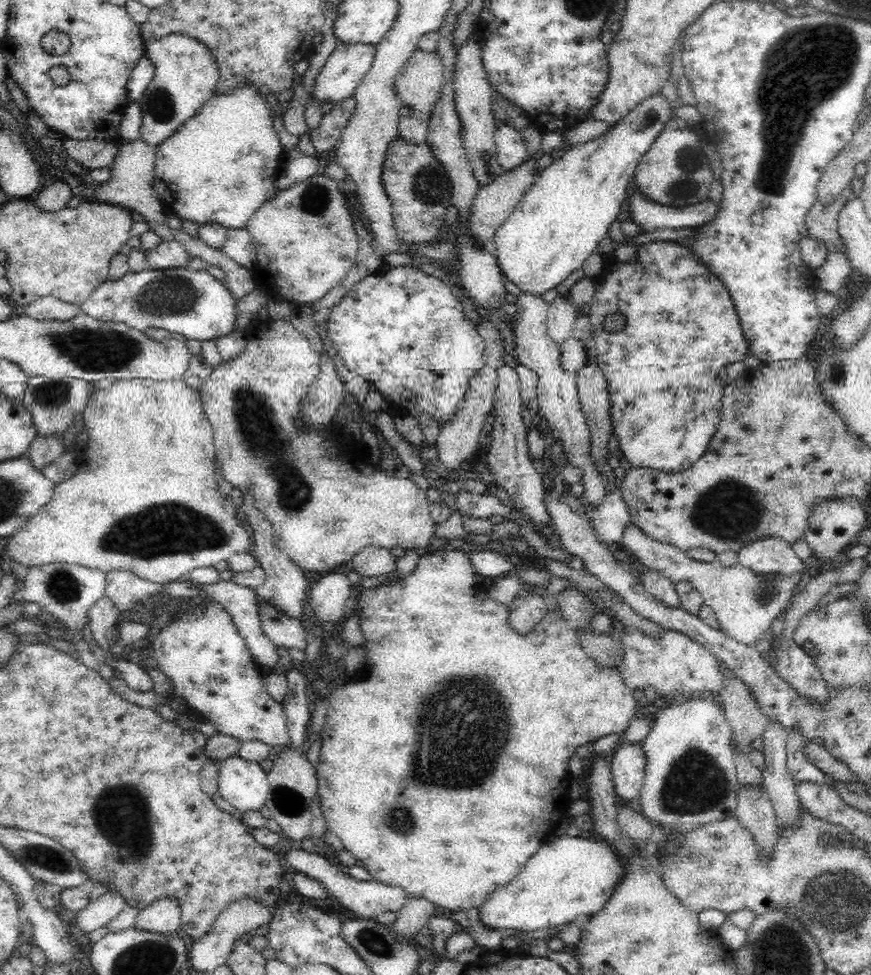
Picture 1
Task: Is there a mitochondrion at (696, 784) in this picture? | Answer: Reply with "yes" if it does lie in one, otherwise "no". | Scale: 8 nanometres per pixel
yes

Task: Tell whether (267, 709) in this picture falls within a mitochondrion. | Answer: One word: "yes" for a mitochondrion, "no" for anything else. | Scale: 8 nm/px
no

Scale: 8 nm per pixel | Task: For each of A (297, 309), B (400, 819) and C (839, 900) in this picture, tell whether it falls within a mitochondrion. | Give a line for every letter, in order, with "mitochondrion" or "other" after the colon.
A: other
B: mitochondrion
C: mitochondrion

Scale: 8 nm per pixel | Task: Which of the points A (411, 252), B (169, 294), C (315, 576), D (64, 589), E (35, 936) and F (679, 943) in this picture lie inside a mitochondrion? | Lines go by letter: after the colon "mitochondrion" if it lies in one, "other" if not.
A: other
B: mitochondrion
C: other
D: mitochondrion
E: other
F: other

